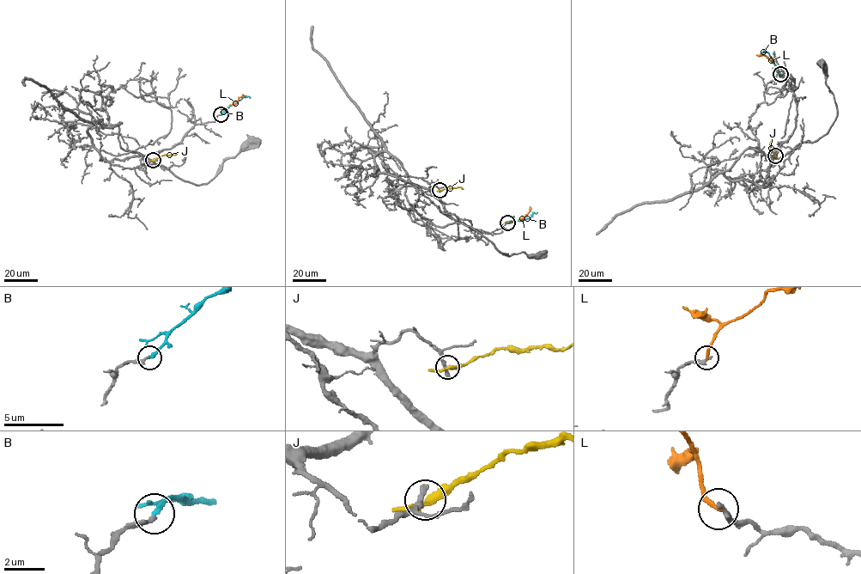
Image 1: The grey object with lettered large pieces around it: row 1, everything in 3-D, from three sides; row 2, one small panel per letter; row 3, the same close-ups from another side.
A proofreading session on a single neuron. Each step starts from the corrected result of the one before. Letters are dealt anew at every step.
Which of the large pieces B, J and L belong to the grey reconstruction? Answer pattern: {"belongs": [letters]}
{"belongs": ["B"]}

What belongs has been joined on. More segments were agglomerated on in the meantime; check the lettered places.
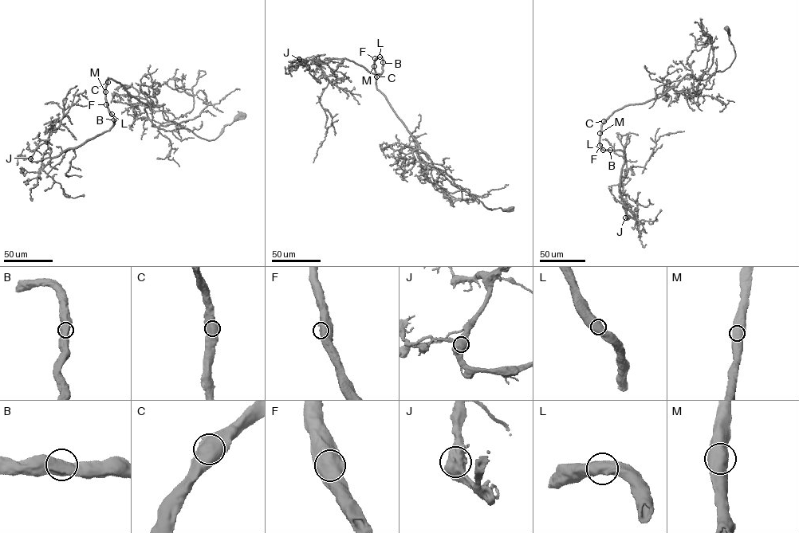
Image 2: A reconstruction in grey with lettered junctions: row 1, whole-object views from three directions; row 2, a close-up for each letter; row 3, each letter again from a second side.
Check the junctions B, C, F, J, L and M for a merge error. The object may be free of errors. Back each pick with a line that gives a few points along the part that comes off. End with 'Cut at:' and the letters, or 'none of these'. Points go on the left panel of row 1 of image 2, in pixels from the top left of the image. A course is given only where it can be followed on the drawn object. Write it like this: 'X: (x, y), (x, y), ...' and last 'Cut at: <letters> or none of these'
Cut at: none of these

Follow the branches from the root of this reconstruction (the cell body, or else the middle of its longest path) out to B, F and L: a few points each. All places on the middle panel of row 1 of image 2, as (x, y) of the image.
B: (510, 209), (491, 209), (469, 193), (449, 192), (434, 180), (432, 162), (377, 88), (375, 58), (383, 62)
F: (510, 209), (491, 209), (469, 193), (449, 192), (434, 180), (432, 162), (377, 88), (375, 58)
L: (510, 209), (491, 209), (469, 193), (449, 192), (434, 180), (432, 162), (377, 88), (374, 63), (379, 56)

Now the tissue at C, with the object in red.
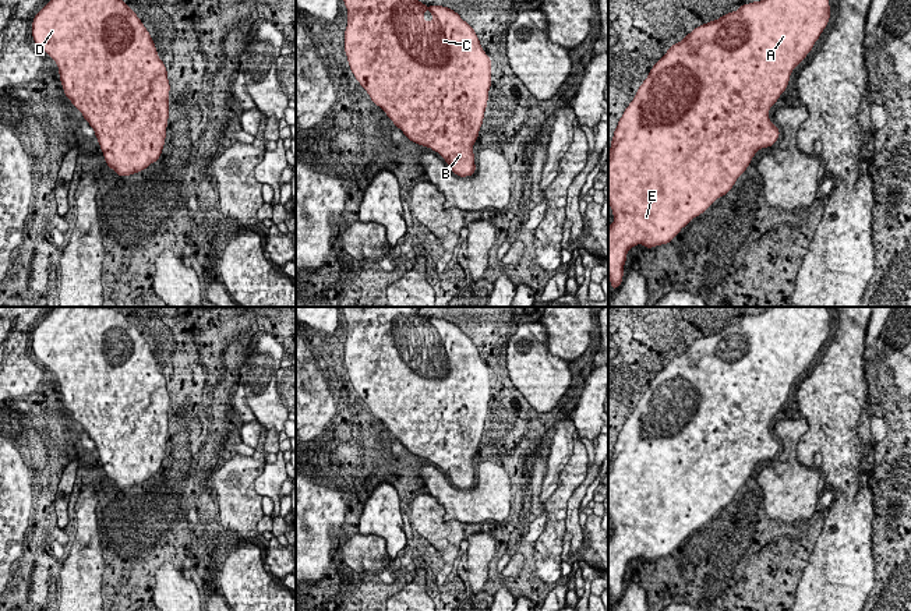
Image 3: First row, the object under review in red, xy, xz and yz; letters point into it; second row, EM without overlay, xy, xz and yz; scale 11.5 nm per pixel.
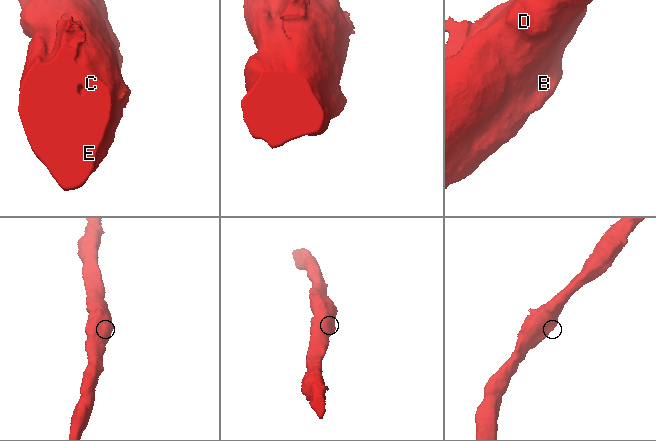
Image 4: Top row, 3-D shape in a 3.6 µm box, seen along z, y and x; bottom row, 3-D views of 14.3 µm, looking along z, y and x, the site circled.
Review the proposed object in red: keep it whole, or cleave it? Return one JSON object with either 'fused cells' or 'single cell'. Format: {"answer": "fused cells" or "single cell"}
{"answer": "single cell"}

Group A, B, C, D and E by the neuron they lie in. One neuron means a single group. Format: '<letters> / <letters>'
A B C D E

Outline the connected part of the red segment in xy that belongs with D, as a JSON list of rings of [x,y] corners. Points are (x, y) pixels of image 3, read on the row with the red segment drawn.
[[[49,0],[49,3],[35,15],[32,22],[32,36],[35,43],[43,49],[57,64],[60,82],[66,96],[71,100],[89,126],[95,130],[95,137],[100,145],[105,162],[120,177],[130,176],[146,169],[151,163],[156,162],[162,153],[166,127],[169,119],[169,80],[163,61],[158,57],[155,43],[151,33],[146,31],[137,14],[123,0]]]

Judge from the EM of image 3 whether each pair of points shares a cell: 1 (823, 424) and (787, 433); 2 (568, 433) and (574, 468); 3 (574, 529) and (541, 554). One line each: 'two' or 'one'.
1: two
2: two
3: two

